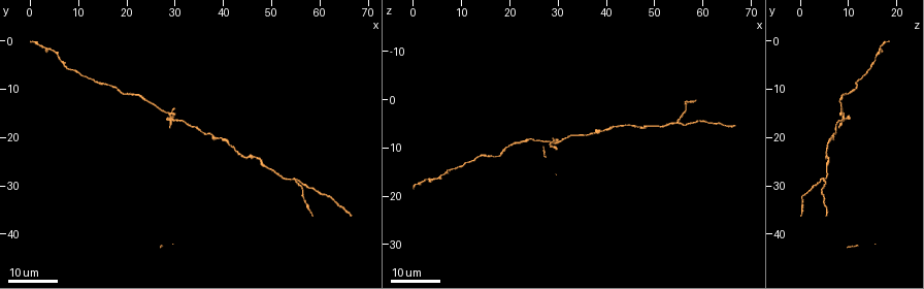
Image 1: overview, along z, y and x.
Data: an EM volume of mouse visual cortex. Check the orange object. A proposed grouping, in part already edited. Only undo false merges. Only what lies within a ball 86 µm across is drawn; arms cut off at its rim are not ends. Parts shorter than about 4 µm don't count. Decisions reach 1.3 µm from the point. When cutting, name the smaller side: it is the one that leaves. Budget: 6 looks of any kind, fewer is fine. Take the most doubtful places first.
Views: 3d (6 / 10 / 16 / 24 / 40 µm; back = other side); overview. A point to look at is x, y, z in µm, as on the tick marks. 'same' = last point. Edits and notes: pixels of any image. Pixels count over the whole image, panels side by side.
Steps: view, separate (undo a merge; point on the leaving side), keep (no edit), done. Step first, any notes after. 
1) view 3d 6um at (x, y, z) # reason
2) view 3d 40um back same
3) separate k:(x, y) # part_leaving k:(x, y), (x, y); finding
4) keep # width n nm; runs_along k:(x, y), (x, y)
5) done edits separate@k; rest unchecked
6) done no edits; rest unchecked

view 3d 24um at (29.5, 17.0, 8.5) # small branch off a trunk

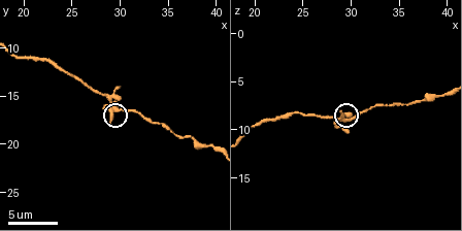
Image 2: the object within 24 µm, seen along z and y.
view 3d 10um at (29.6, 16.4, 9.2)

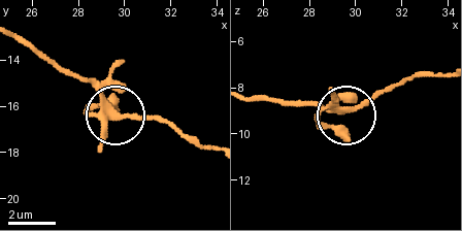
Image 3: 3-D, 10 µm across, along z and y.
separate 3:(347, 137) # width 270 nm; two neurons meet here

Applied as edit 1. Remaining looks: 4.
view overview # redraw

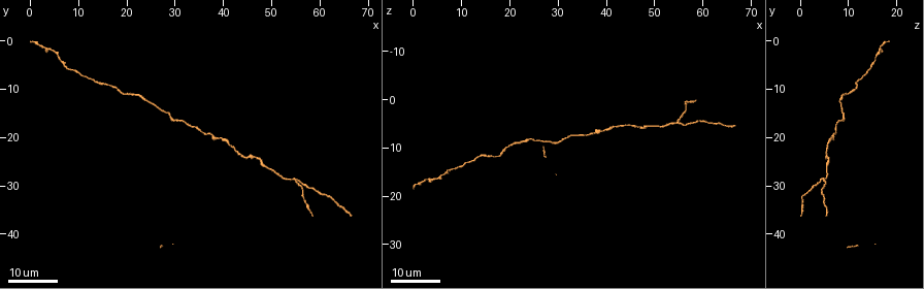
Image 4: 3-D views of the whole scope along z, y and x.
view 3d 24um at (54.5, 28.5, 4.5) # three arms meet

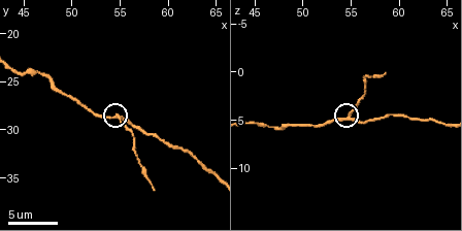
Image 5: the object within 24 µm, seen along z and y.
view 3d 6um at (55.0, 28.6, 5.0)

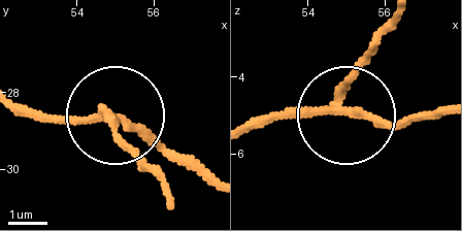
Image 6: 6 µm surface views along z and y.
separate 6:(124, 150) # arms 3; part_leaving 6:(102, 112), (164, 192); a second neuron is stuck on

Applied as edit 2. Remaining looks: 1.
done edits separate@3, separate@6; rest unchecked

